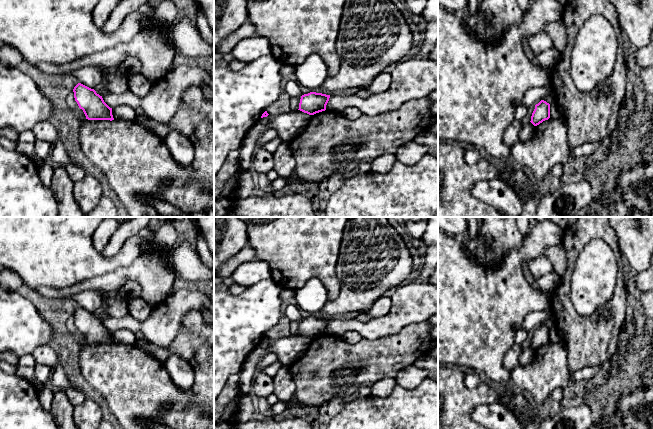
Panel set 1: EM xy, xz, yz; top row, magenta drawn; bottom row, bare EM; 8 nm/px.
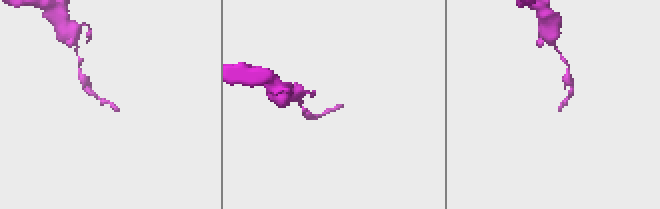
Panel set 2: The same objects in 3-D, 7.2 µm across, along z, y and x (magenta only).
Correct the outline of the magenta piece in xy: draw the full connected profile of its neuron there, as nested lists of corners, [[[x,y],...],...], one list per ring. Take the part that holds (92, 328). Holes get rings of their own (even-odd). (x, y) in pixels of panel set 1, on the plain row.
[[[78,307],[74,313],[74,322],[80,333],[83,334],[88,344],[114,344],[112,332],[103,324],[102,320],[81,307]]]

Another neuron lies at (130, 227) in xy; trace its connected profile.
[[[130,217],[124,222],[119,223],[114,235],[103,251],[105,257],[114,257],[121,250],[125,241],[136,235],[142,228],[149,225],[152,217]]]

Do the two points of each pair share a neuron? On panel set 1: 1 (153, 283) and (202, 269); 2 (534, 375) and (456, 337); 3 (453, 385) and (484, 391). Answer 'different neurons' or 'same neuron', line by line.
1: different neurons
2: different neurons
3: same neuron

